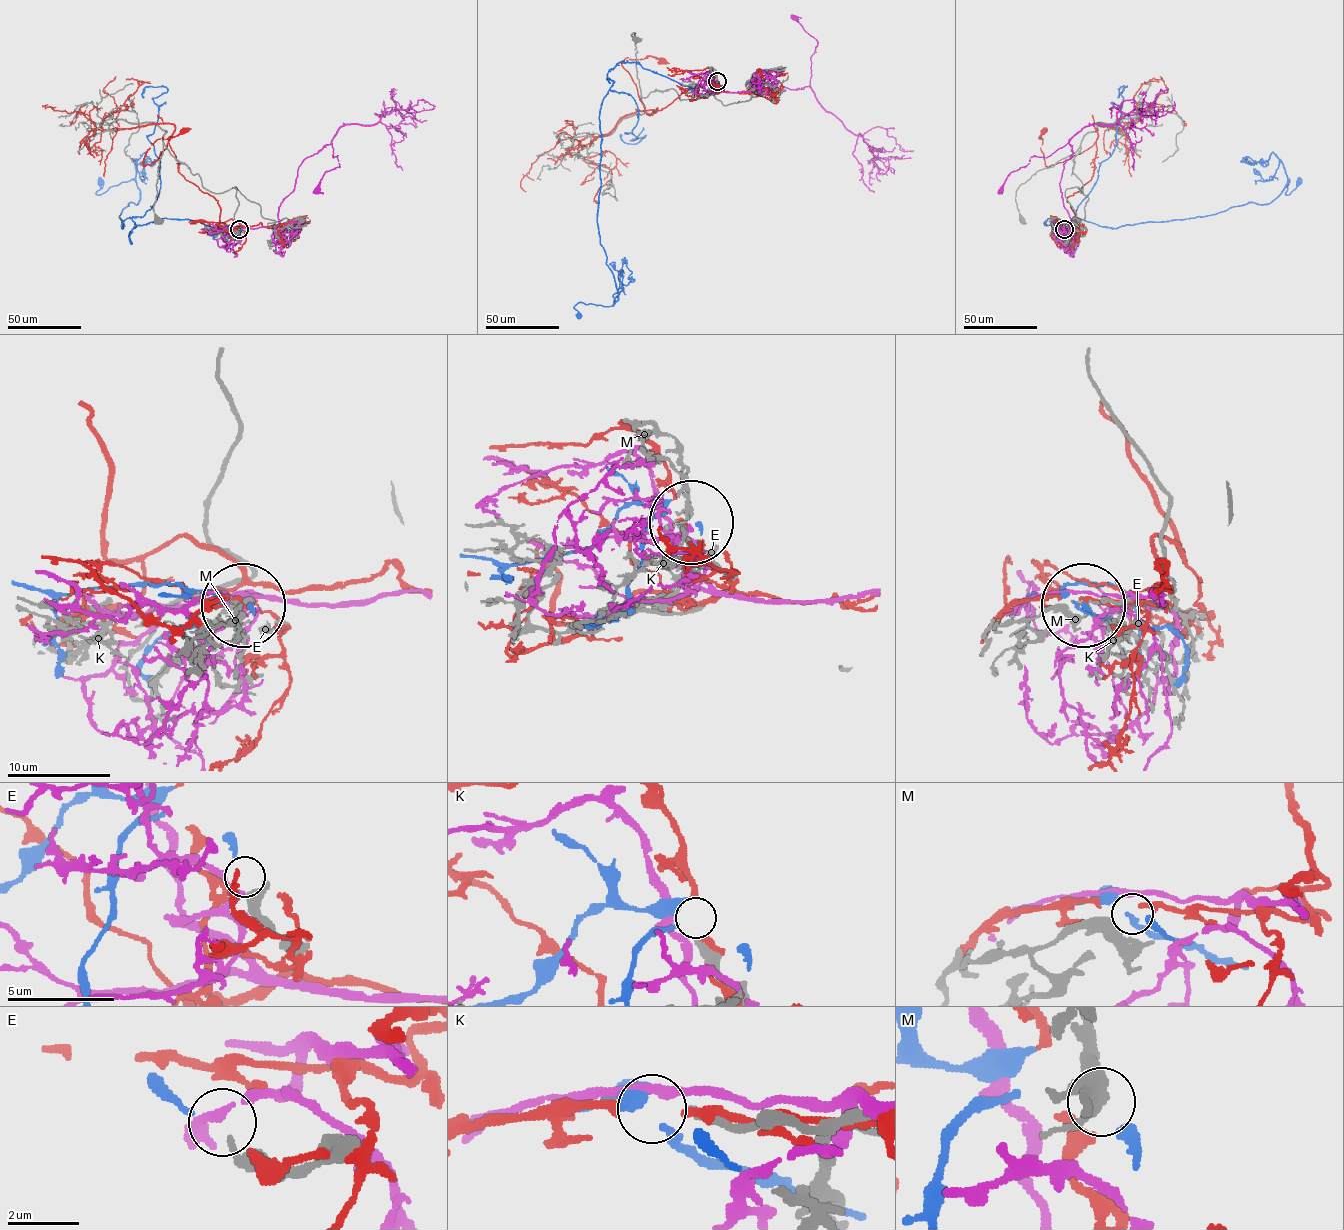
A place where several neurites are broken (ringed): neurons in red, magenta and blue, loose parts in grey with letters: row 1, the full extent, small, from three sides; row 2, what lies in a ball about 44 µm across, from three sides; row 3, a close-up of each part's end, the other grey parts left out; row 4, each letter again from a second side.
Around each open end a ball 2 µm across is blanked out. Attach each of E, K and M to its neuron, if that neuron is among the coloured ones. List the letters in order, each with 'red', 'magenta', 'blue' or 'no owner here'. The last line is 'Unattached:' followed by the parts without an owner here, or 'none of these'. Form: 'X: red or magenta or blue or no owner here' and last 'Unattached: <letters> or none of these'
E: blue
K: no owner here
M: no owner here
Unattached: K, M

